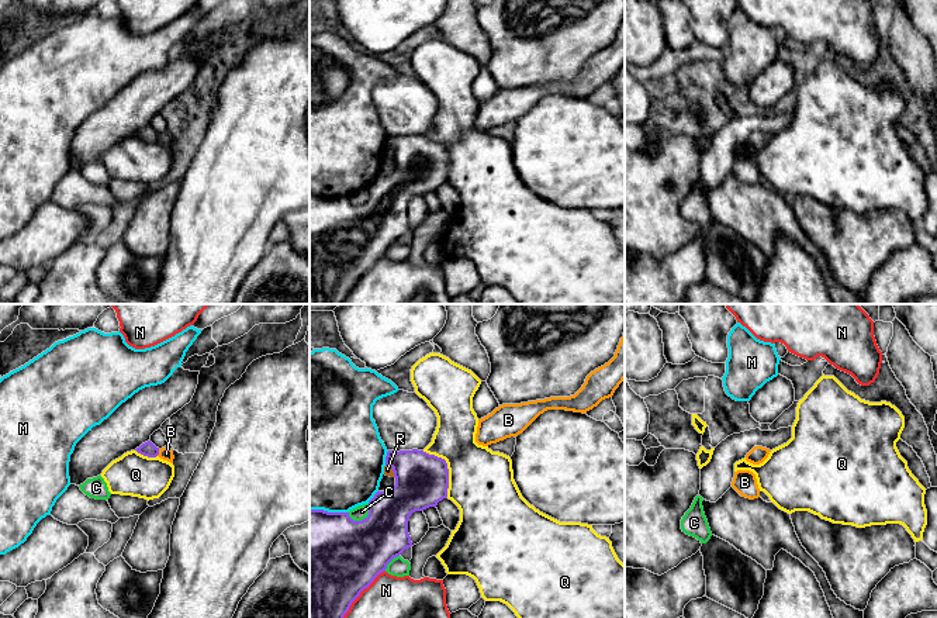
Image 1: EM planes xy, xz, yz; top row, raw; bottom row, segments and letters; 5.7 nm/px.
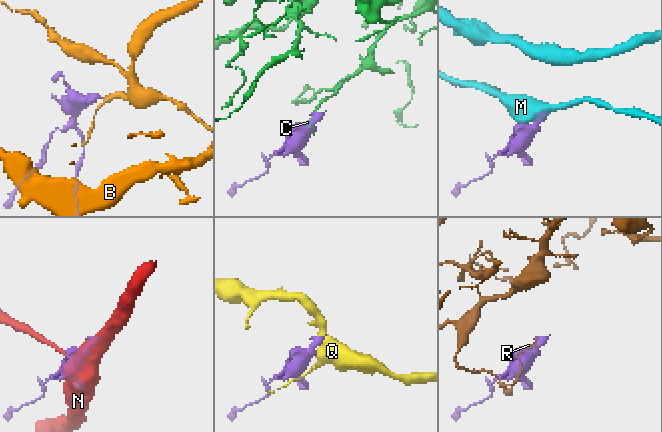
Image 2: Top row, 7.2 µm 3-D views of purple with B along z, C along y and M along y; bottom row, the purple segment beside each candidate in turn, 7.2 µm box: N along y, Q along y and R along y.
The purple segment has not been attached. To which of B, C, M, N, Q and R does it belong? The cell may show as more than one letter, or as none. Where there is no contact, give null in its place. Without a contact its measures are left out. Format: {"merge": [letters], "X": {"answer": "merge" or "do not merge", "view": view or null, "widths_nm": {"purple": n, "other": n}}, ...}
{"merge": ["B"], "B": {"answer": "merge", "view": "xy", "widths_nm": {"purple": 80, "other": 80}}, "C": {"answer": "do not merge", "view": "xz", "widths_nm": {"purple": 460, "other": 80}}, "M": {"answer": "do not merge", "view": "xz", "widths_nm": {"purple": 300, "other": 480}}, "N": {"answer": "do not merge", "view": "xz", "widths_nm": {"purple": 500, "other": 240}}, "Q": {"answer": "do not merge", "view": "xz", "widths_nm": {"purple": 300, "other": 380}}, "R": {"answer": "do not merge", "view": "xz", "widths_nm": {"purple": 300, "other": 50}}}

